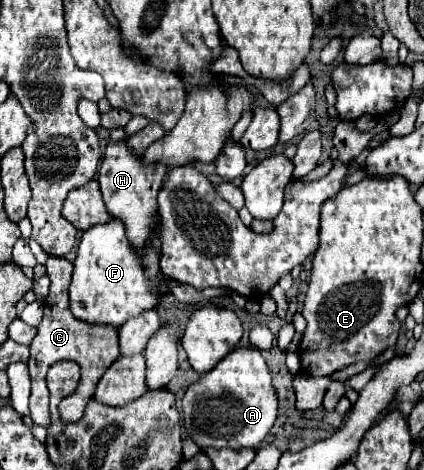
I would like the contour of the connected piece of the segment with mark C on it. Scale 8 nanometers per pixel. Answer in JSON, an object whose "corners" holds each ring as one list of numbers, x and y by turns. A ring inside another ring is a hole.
{"corners":[[49,257,45,267,47,267,47,273,51,277,51,291,43,303,45,315,43,315,43,321,39,325,39,333,35,335,35,339,31,343,31,357,27,361,29,373,31,373,31,405,29,405,31,419,33,419,33,423,43,425,43,427,49,425,49,409,47,409,49,393,47,393,47,385,45,385,45,373,55,361,71,359,71,361,79,363,79,367,81,367,81,381,79,381,77,391,59,403,61,421,75,423,83,417,85,405,93,397,95,385,101,379,103,371,107,371,107,367,119,357,119,339,117,339,119,331,115,327,83,323,81,319,75,319,71,315,67,293,69,293,73,263,63,259,63,257]]}

